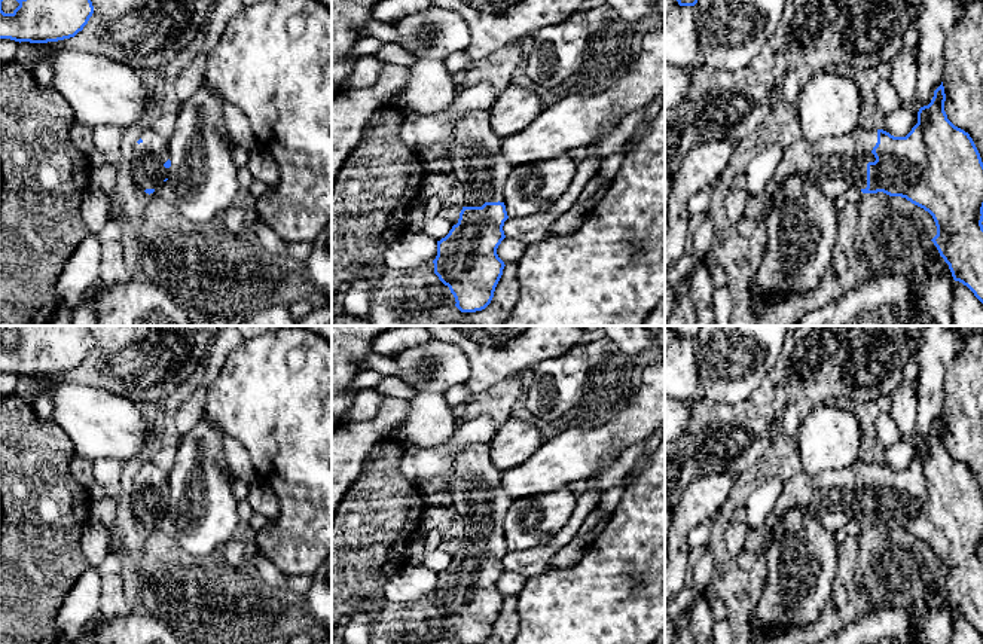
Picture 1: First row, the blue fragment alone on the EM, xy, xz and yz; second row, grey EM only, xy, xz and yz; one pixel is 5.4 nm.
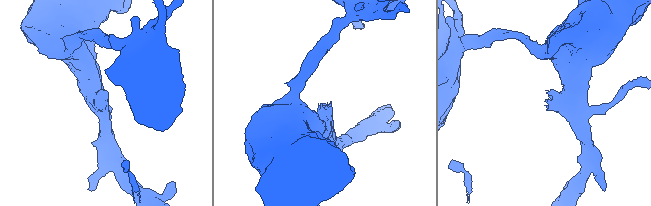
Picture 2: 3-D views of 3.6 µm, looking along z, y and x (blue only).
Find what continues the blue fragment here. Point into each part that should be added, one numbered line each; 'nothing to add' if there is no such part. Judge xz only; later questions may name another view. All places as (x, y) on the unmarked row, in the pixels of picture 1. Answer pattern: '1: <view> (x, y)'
1: xz (478, 496)

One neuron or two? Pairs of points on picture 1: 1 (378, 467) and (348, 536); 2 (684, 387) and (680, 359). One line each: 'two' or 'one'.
1: one
2: one

